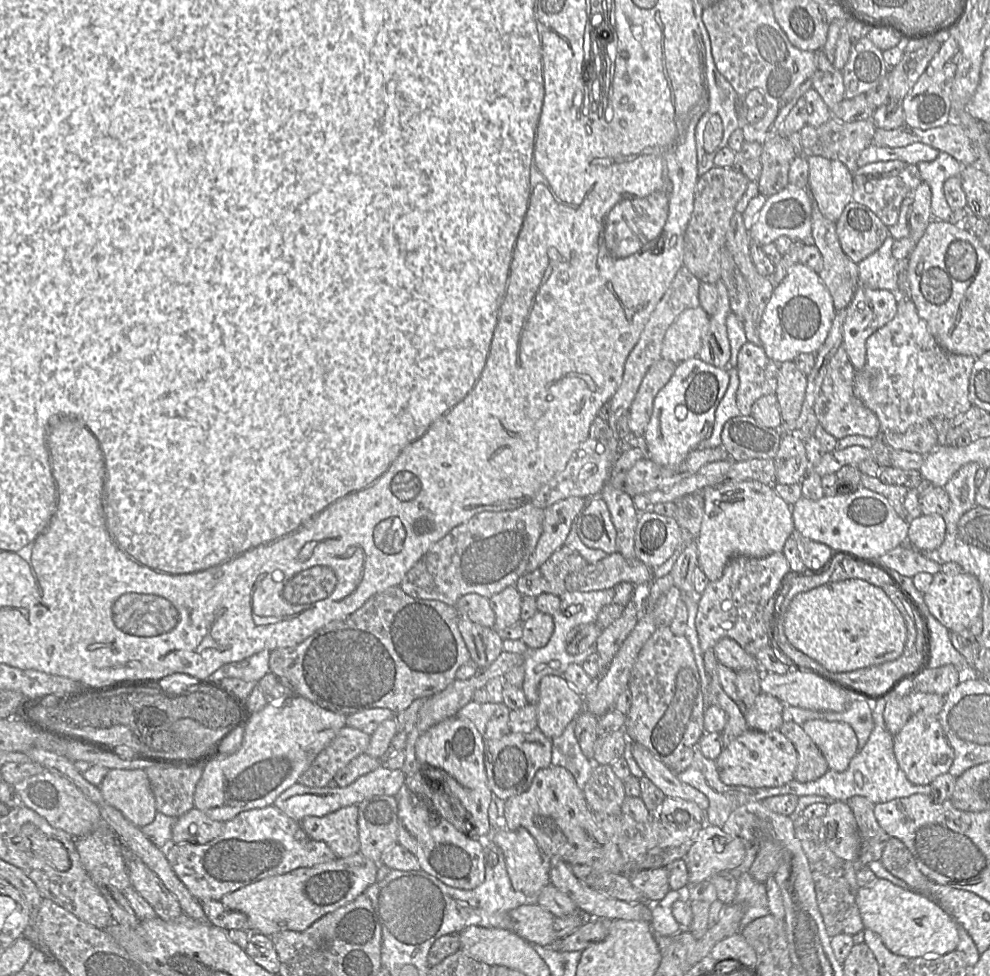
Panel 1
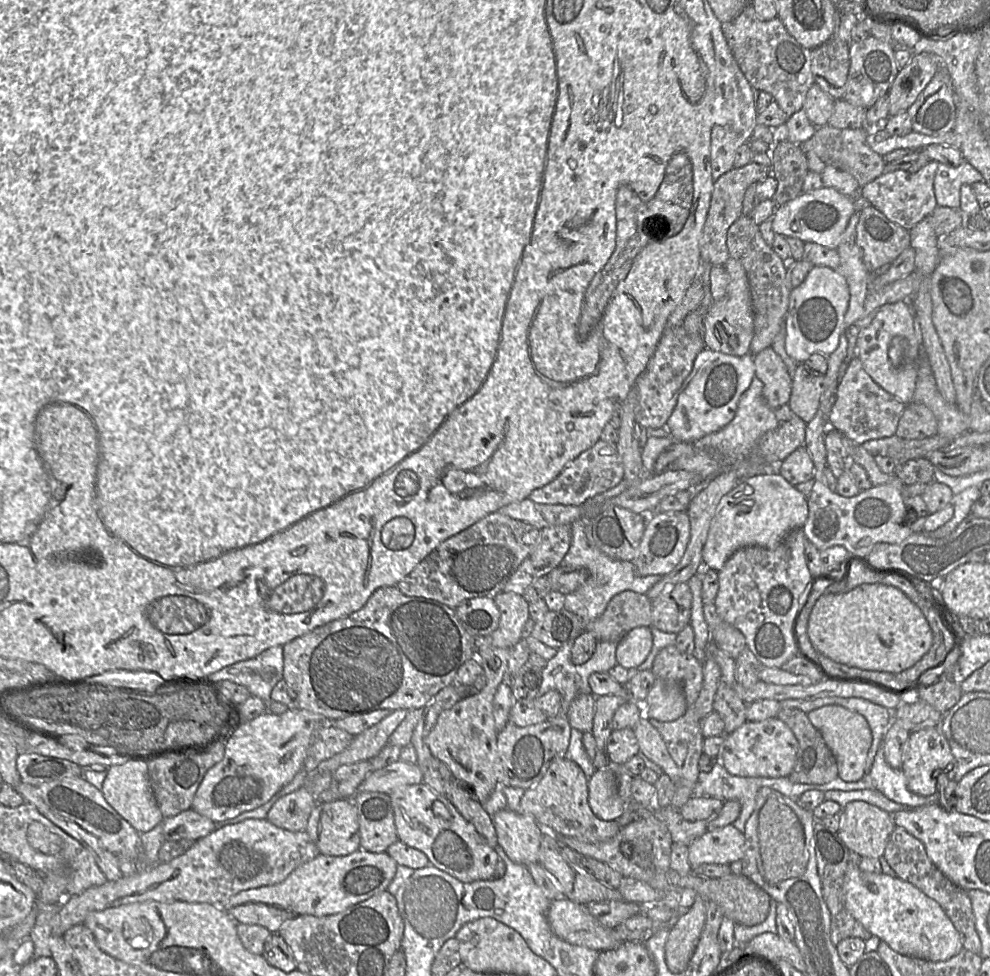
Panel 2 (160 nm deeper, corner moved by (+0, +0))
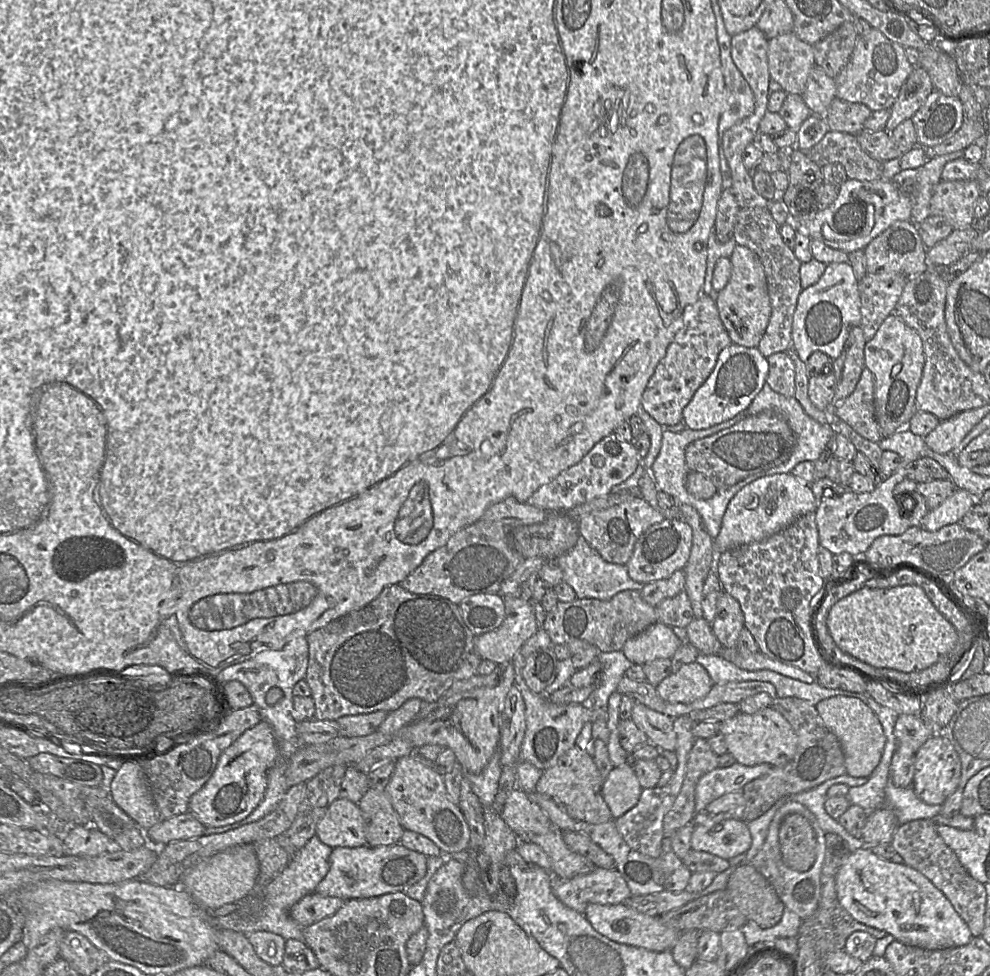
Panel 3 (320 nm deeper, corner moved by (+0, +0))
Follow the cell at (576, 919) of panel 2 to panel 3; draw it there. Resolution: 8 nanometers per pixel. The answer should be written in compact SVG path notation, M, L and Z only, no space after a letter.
M625 903L602 905L589 904L583 913L592 927L601 935L618 943L645 948L650 951L670 951L682 931L665 926L659 916L638 912Z

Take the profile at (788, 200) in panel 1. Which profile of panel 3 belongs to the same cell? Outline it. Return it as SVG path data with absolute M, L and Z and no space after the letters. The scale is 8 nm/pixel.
M847 179L839 188L836 200L806 223L806 233L827 246L850 253L863 250L871 240L896 221L910 221L911 203L890 180L858 181Z

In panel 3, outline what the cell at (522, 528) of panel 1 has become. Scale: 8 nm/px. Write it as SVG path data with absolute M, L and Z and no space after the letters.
M479 519L470 526L457 531L447 543L428 554L422 563L399 583L409 592L419 595L434 595L459 605L476 594L500 594L500 586L525 560L508 543L508 531L514 527Z

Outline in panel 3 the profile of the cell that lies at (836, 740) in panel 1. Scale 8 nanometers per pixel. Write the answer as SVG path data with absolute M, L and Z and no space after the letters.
M848 696L822 700L815 707L842 747L846 774L852 777L870 777L880 763L886 743L883 727L876 714L860 699Z

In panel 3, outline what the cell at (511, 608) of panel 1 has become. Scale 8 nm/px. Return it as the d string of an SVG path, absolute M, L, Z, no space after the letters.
M505 595L505 618L495 630L475 636L474 652L497 665L511 662L520 647L538 631L531 602Z

